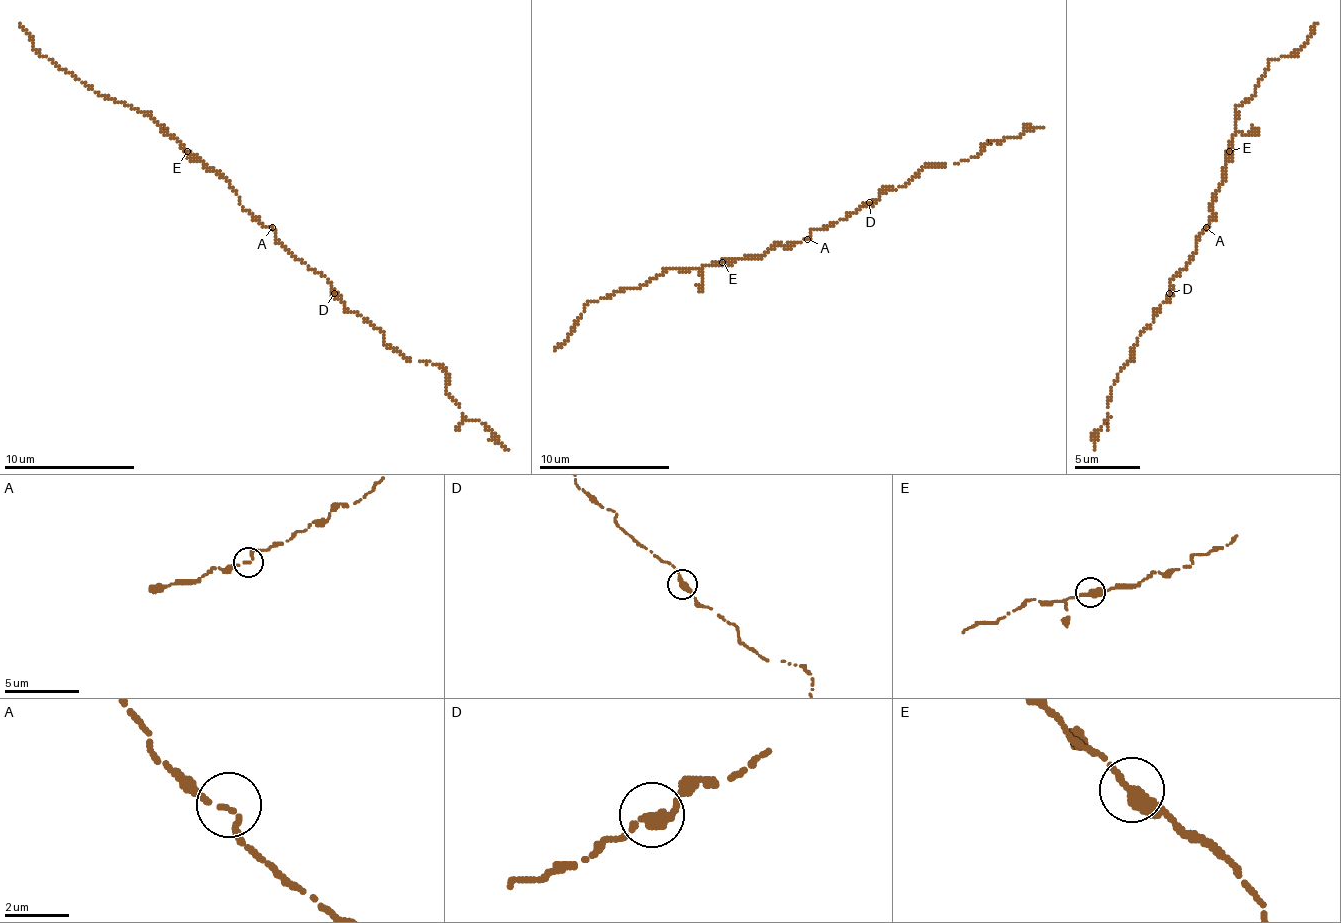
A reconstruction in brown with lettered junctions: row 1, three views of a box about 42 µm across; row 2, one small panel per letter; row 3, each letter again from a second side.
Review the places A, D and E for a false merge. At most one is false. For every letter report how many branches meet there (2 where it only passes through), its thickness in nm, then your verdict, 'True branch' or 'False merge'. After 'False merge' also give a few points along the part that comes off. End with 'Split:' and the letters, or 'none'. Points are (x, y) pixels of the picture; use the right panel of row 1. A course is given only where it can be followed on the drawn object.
A: Branches: 2. Thickness 170 nm. True branch
D: Branches: 2. Thickness 340 nm. True branch
E: Branches: 2. Thickness 360 nm. True branch
Split: none

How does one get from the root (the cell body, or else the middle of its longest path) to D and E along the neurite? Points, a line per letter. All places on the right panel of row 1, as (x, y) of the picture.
D: (1206, 230), (1196, 240), (1196, 253), (1170, 282), (1170, 292)
E: (1206, 230), (1213, 214), (1213, 197), (1222, 181), (1229, 151)

